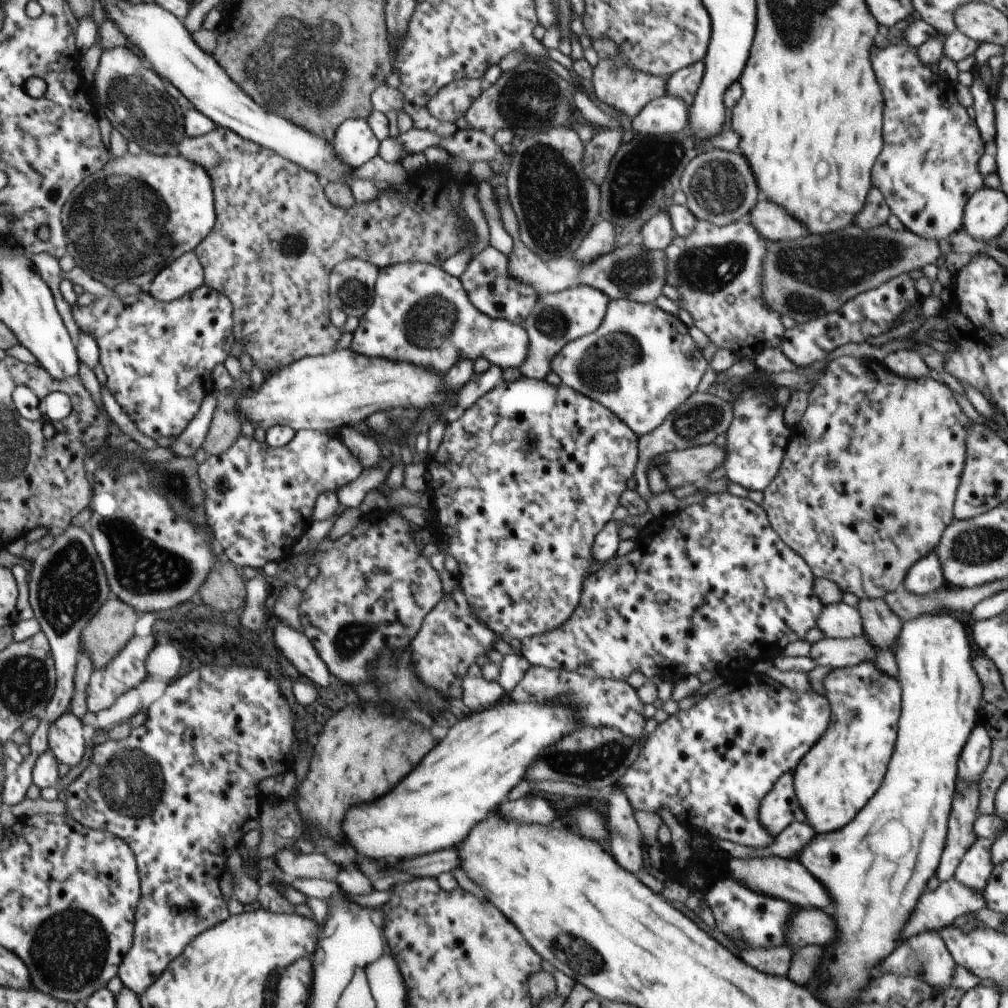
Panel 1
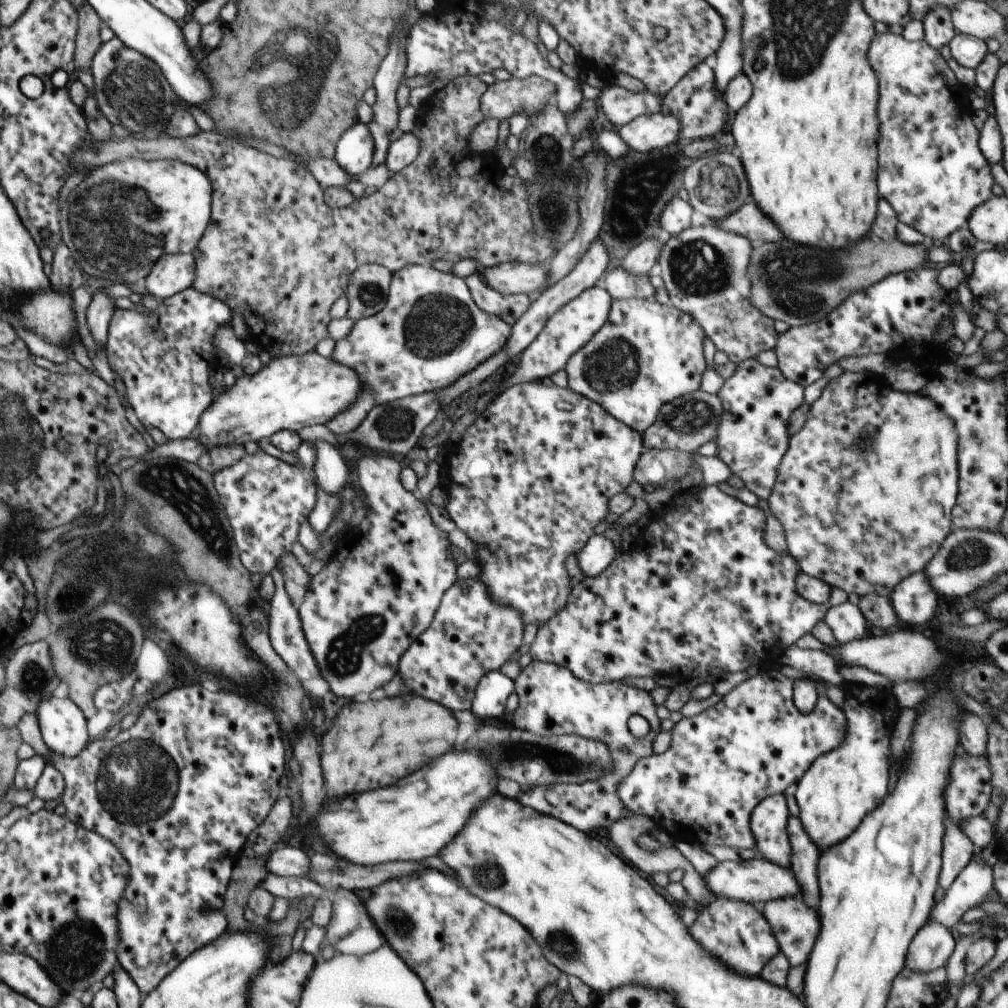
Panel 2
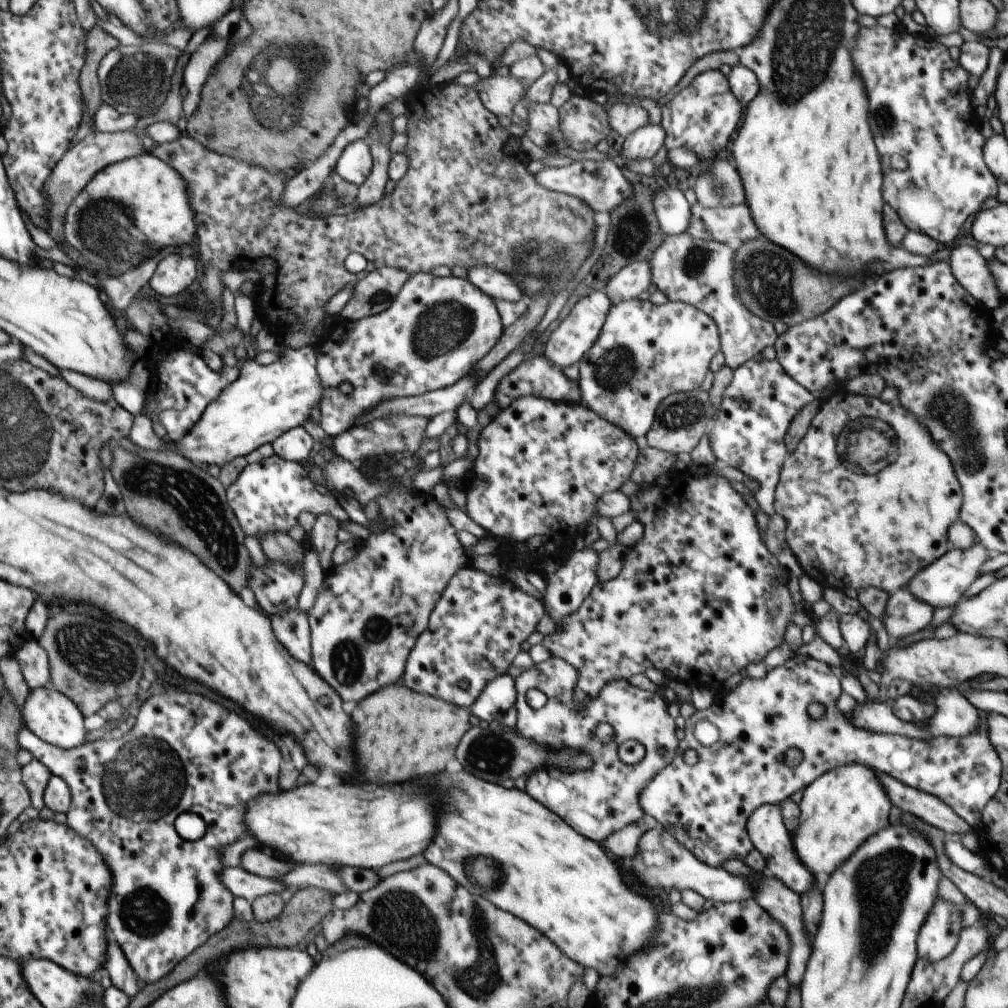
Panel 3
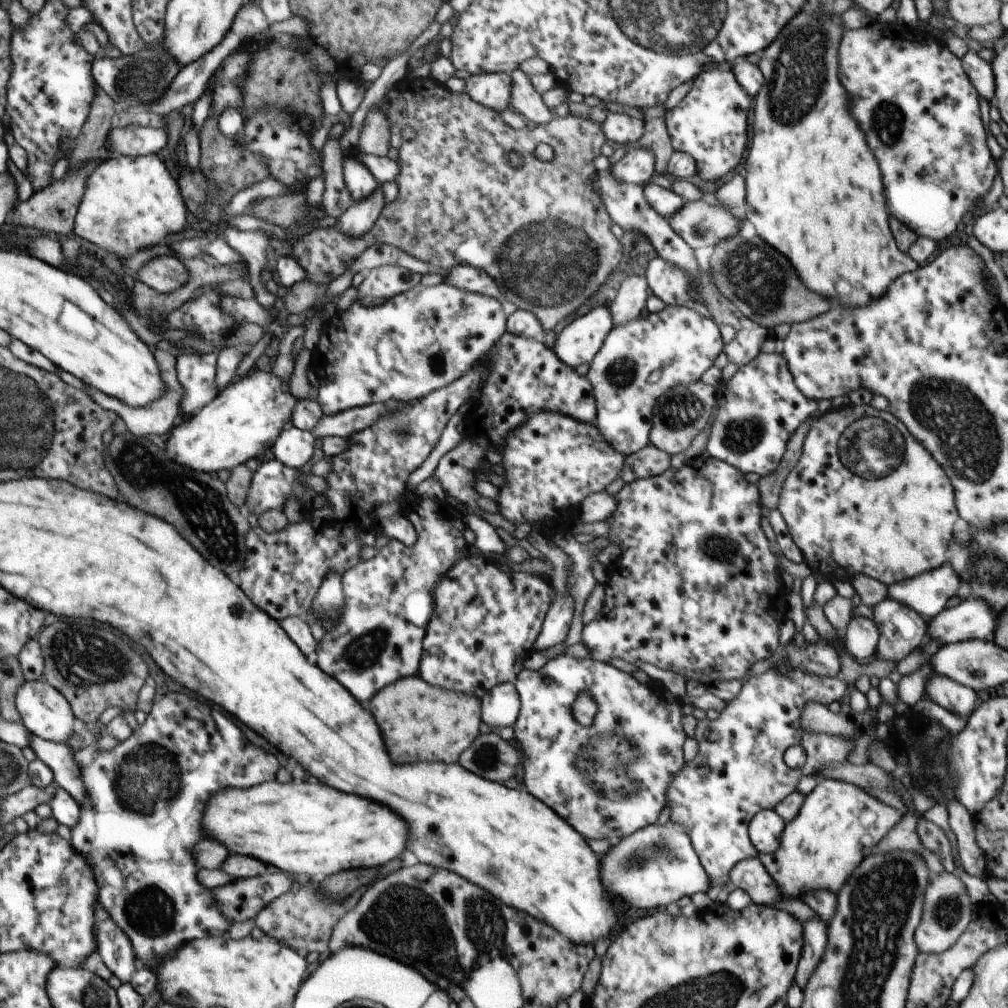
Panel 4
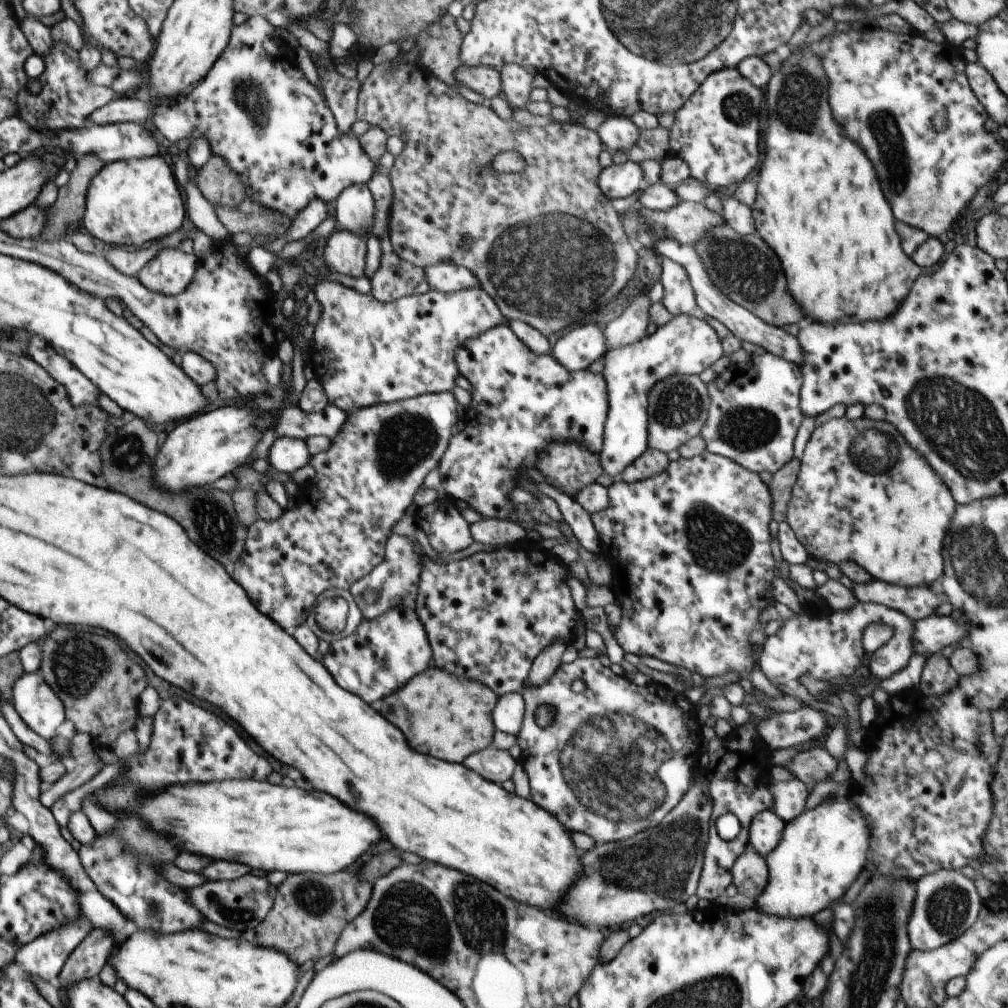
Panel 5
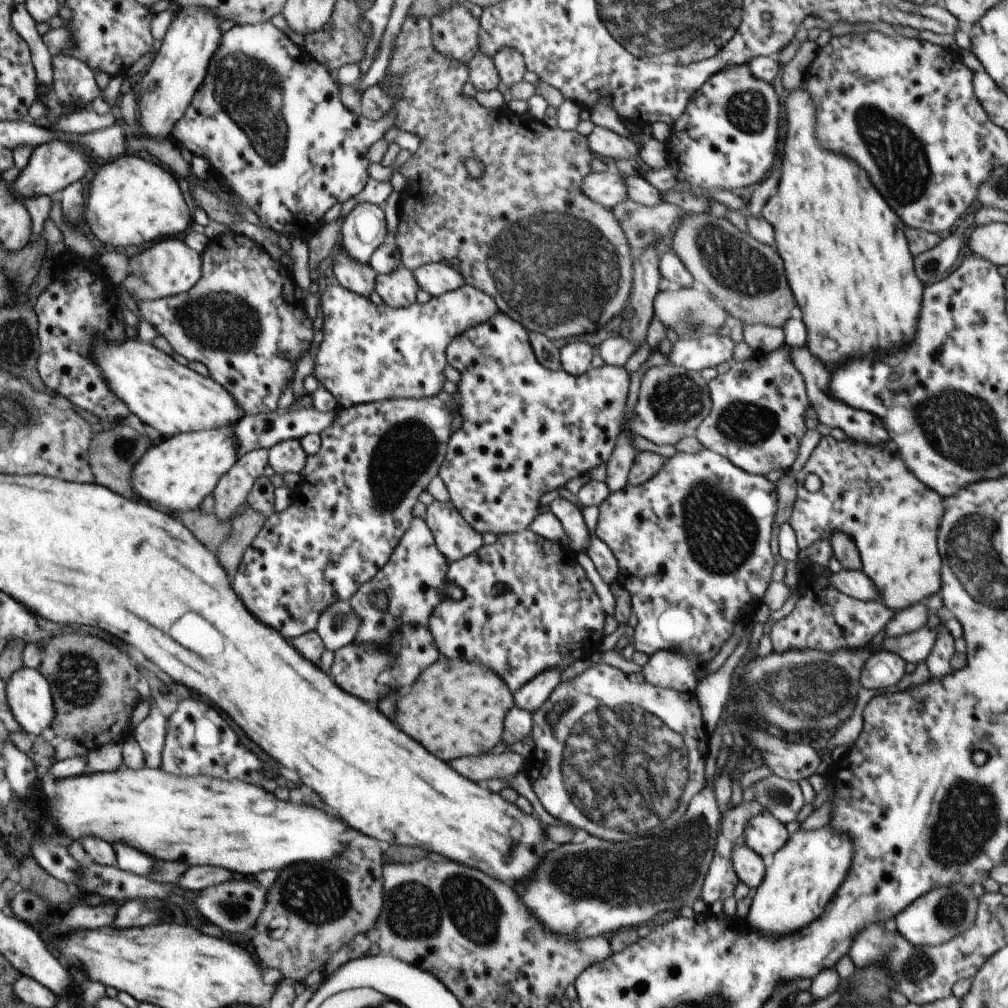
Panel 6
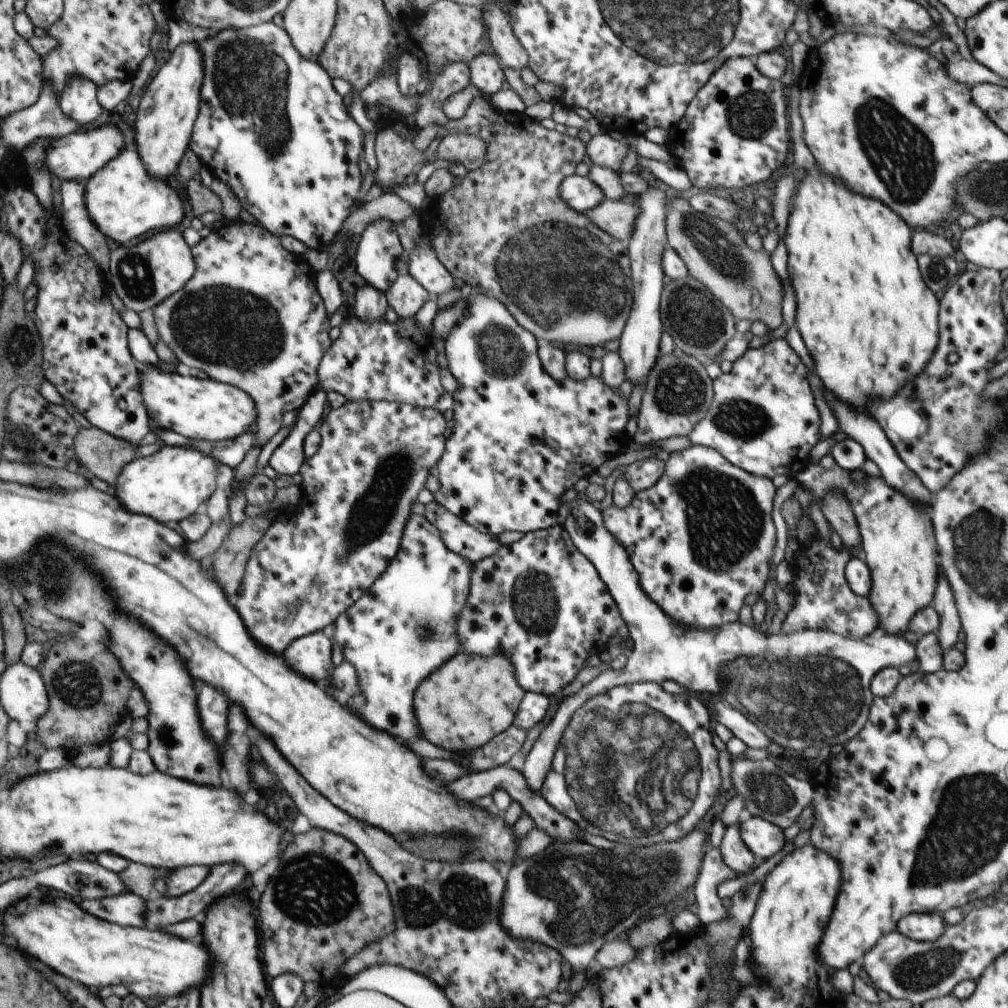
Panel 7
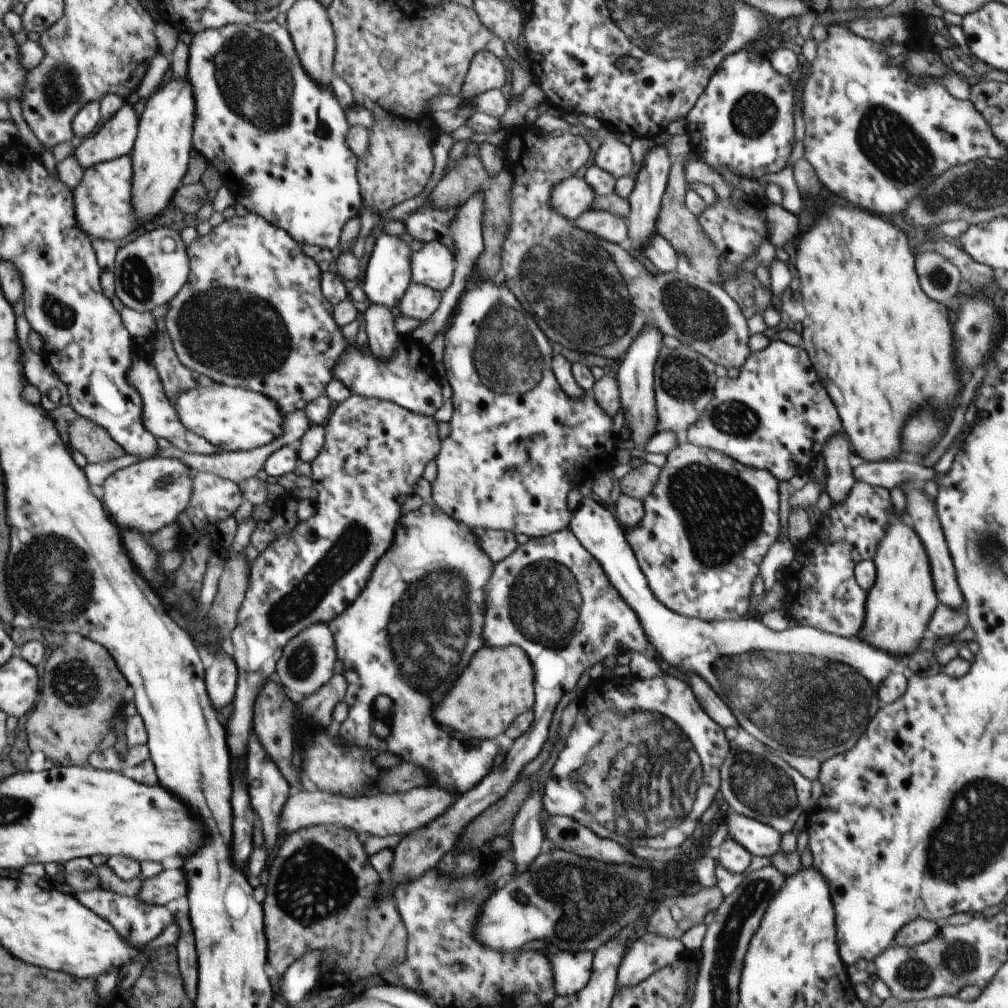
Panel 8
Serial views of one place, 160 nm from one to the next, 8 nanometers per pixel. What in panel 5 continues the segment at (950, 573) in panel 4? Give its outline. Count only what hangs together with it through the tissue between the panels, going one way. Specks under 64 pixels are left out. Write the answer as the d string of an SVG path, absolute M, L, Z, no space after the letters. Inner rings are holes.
M884 581L854 583L853 595L860 603L878 603L905 614L912 622L935 614L938 604L930 587L899 587Z

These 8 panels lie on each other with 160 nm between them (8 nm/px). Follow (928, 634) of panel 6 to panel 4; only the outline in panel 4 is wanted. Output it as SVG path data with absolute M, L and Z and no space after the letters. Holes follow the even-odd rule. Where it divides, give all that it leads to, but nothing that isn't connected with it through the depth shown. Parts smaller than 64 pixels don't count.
M974 596L954 608L945 608L927 623L927 634L931 640L942 645L962 641L992 638L997 627L997 614L993 608Z

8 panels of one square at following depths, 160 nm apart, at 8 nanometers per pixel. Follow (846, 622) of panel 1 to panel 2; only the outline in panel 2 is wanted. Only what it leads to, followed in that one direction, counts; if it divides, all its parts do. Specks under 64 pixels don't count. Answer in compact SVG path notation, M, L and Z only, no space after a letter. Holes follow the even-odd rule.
M847 601L836 607L830 607L825 614L826 624L832 629L838 644L860 640L866 635L868 622L858 605Z

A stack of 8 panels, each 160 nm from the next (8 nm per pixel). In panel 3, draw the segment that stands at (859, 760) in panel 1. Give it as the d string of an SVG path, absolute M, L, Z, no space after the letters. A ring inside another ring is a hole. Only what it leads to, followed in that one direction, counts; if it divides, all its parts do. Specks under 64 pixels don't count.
M850 765L832 769L811 782L803 793L799 804L801 810L798 826L791 834L793 847L799 861L817 879L829 877L841 864L844 864L861 846L876 832L889 826L888 814L892 804L874 776L874 770L864 768L862 765Z

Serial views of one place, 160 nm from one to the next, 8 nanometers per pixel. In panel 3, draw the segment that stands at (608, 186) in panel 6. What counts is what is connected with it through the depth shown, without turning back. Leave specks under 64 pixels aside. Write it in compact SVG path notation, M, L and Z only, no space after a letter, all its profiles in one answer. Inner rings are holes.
M648 124L622 140L621 156L628 161L654 160L655 154L664 146L665 141L665 130Z

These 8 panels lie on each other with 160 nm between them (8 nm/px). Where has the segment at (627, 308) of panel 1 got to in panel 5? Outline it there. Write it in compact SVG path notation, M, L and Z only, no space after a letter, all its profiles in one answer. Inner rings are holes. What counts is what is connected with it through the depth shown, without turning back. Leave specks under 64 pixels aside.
M683 314L658 327L654 334L630 346L610 349L605 353L603 375L607 384L609 411L605 422L603 449L599 463L615 480L649 447L647 394L651 386L670 375L699 375L723 354L716 330L704 320Z

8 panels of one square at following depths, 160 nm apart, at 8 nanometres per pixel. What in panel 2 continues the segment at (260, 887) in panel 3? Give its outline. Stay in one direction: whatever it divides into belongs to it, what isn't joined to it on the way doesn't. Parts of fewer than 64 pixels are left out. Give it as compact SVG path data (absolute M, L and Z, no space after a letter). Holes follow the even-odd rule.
M270 872L259 884L264 890L270 892L275 897L282 896L288 901L294 898L303 899L306 896L316 896L319 898L324 890L316 881L306 877L281 877Z

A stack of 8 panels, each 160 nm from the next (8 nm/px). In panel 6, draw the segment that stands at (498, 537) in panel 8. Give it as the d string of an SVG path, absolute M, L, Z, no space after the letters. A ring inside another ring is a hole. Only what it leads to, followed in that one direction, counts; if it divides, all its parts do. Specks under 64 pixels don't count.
M435 499L427 507L425 521L443 555L450 562L459 561L482 548L483 534L472 528L459 512L446 508L445 503Z

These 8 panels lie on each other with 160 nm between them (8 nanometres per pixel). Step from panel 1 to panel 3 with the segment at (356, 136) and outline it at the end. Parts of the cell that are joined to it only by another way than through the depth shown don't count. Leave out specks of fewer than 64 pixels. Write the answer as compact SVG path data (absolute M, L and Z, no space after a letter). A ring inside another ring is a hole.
M366 139L351 142L341 152L335 172L344 180L360 186L366 182L373 167L373 158Z

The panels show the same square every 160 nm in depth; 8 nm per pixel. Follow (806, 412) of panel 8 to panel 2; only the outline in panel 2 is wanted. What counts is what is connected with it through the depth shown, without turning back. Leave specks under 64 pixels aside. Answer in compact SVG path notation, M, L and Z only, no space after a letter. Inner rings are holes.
M746 359L717 392L723 411L715 436L717 455L744 486L764 501L771 495L777 470L789 447L789 418L804 403L804 387L787 379L776 367Z

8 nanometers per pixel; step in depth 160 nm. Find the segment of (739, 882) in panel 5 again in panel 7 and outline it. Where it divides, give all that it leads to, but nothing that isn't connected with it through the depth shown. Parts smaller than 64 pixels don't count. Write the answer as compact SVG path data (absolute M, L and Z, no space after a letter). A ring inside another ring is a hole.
M736 822L726 828L719 847L724 862L738 874L752 872L754 855L747 844L742 840L739 828L741 824Z

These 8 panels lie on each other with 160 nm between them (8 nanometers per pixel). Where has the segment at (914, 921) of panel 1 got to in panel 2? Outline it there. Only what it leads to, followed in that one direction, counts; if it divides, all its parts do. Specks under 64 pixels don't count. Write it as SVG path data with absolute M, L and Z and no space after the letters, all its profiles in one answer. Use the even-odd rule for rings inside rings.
M974 854L956 880L947 888L942 902L935 903L930 921L952 929L972 907L988 900L993 888L993 865Z

